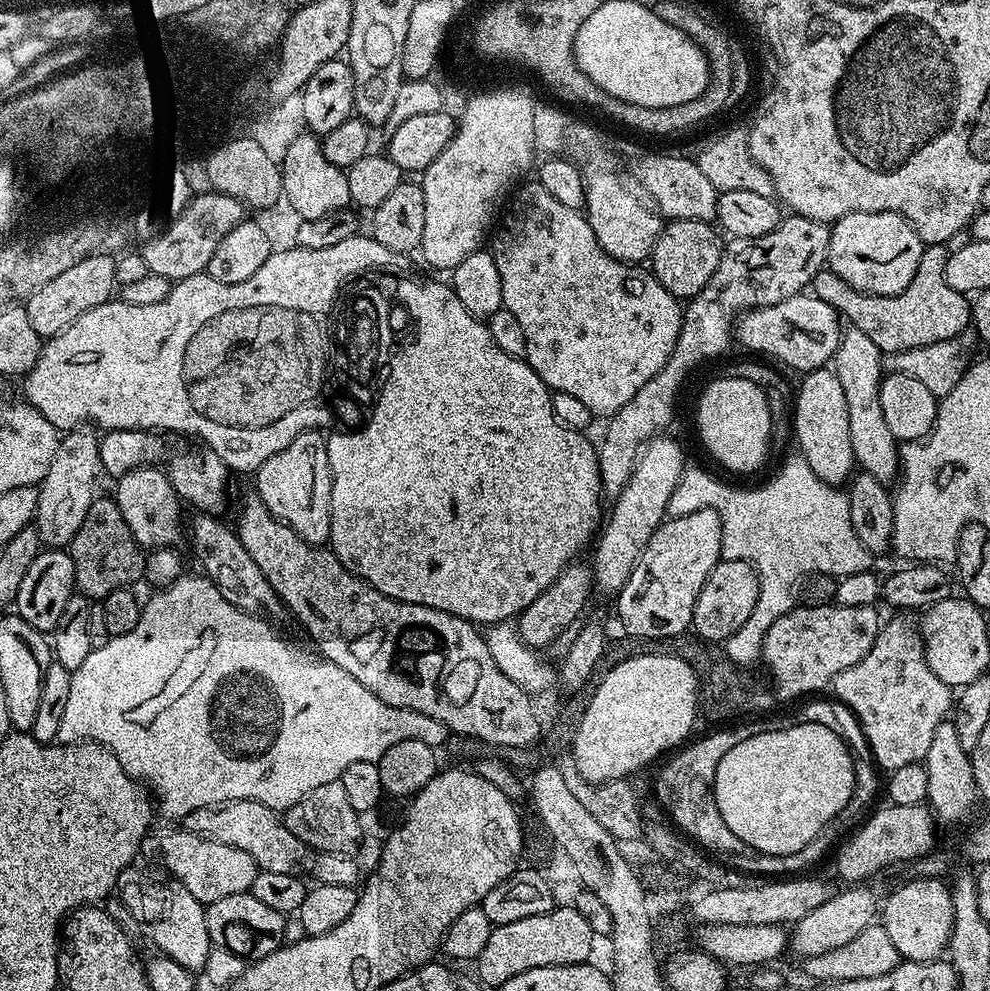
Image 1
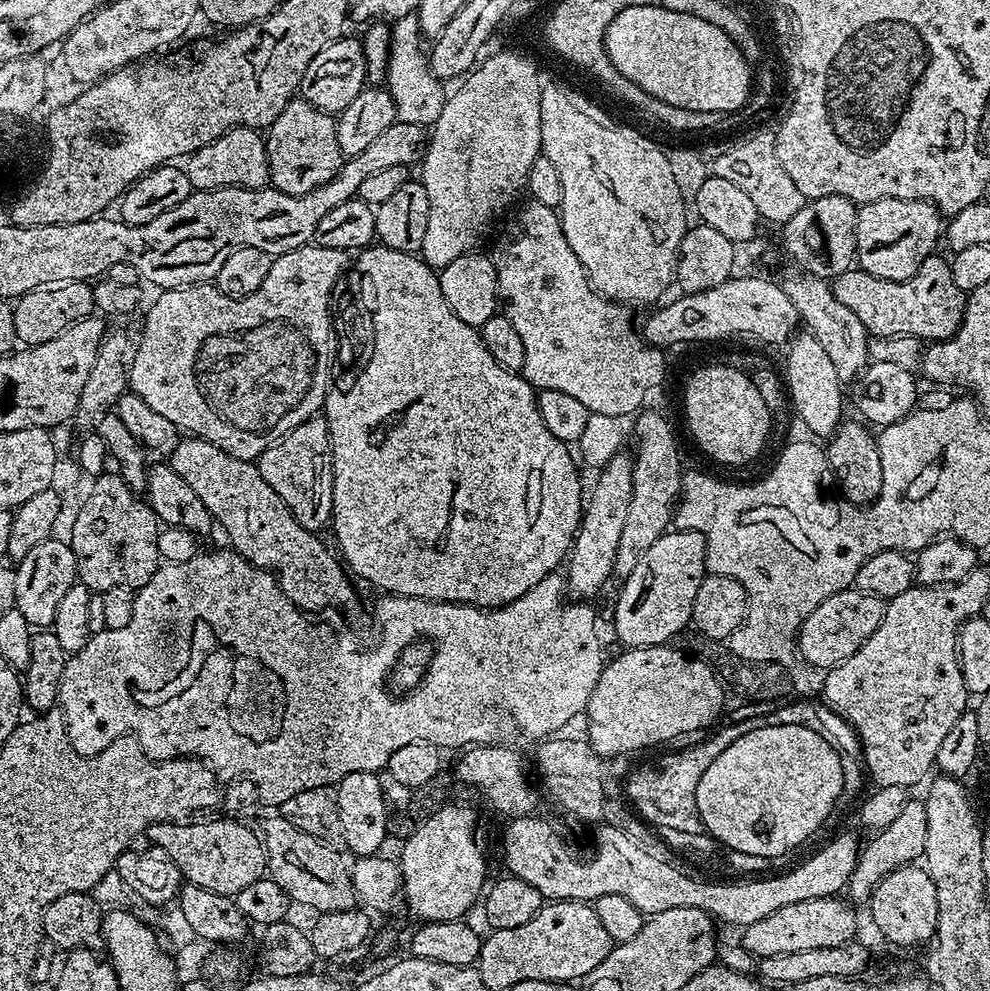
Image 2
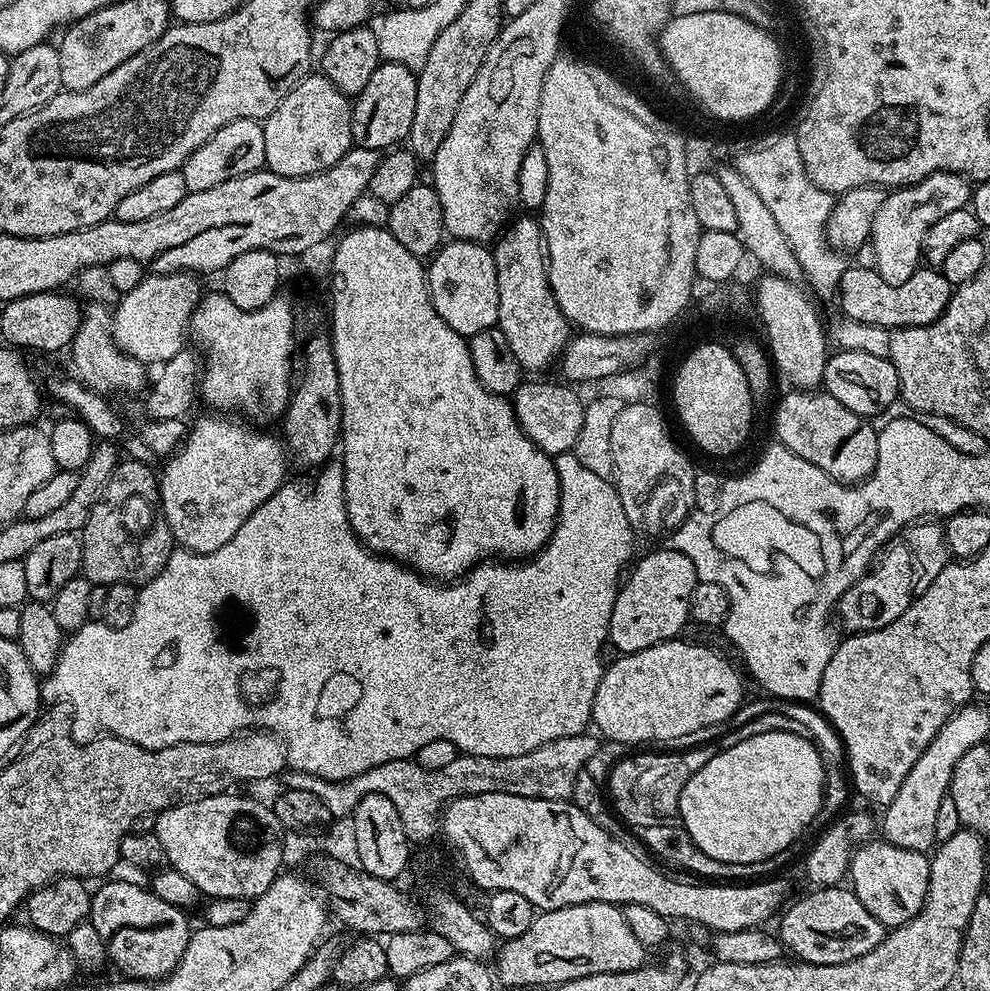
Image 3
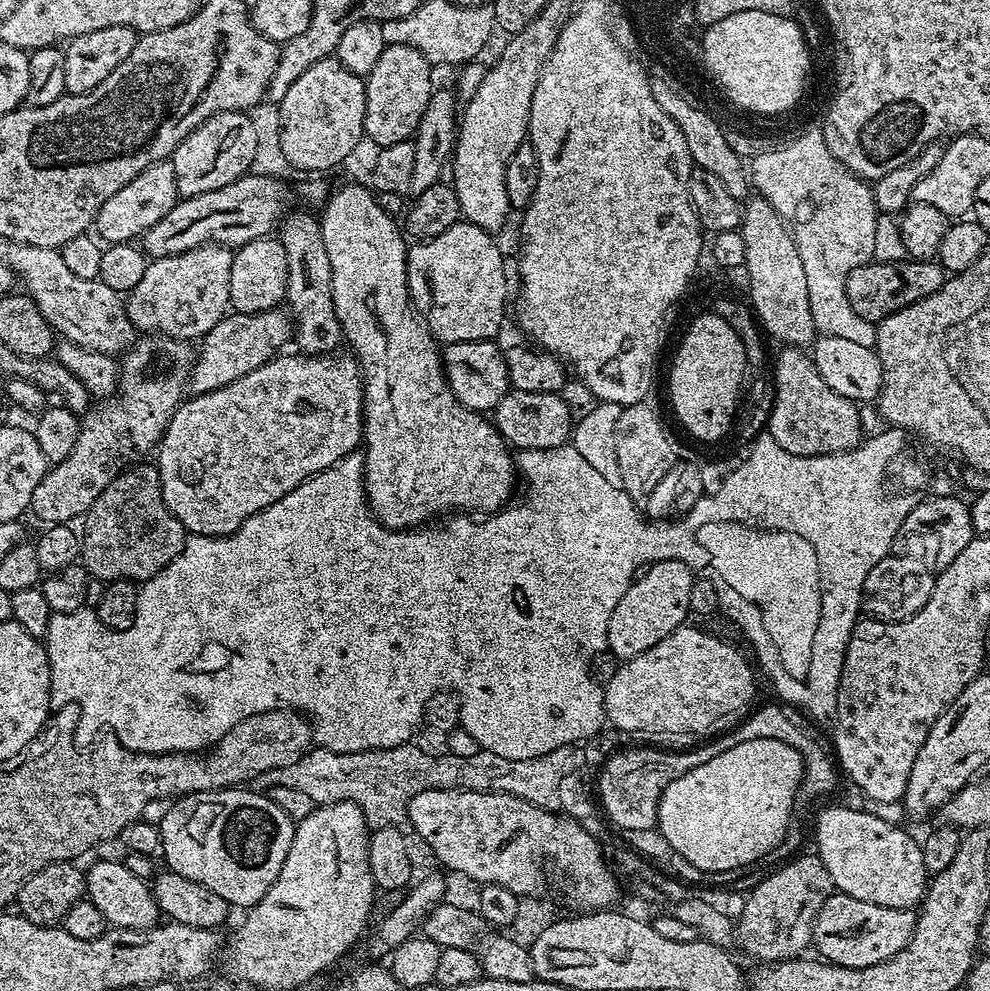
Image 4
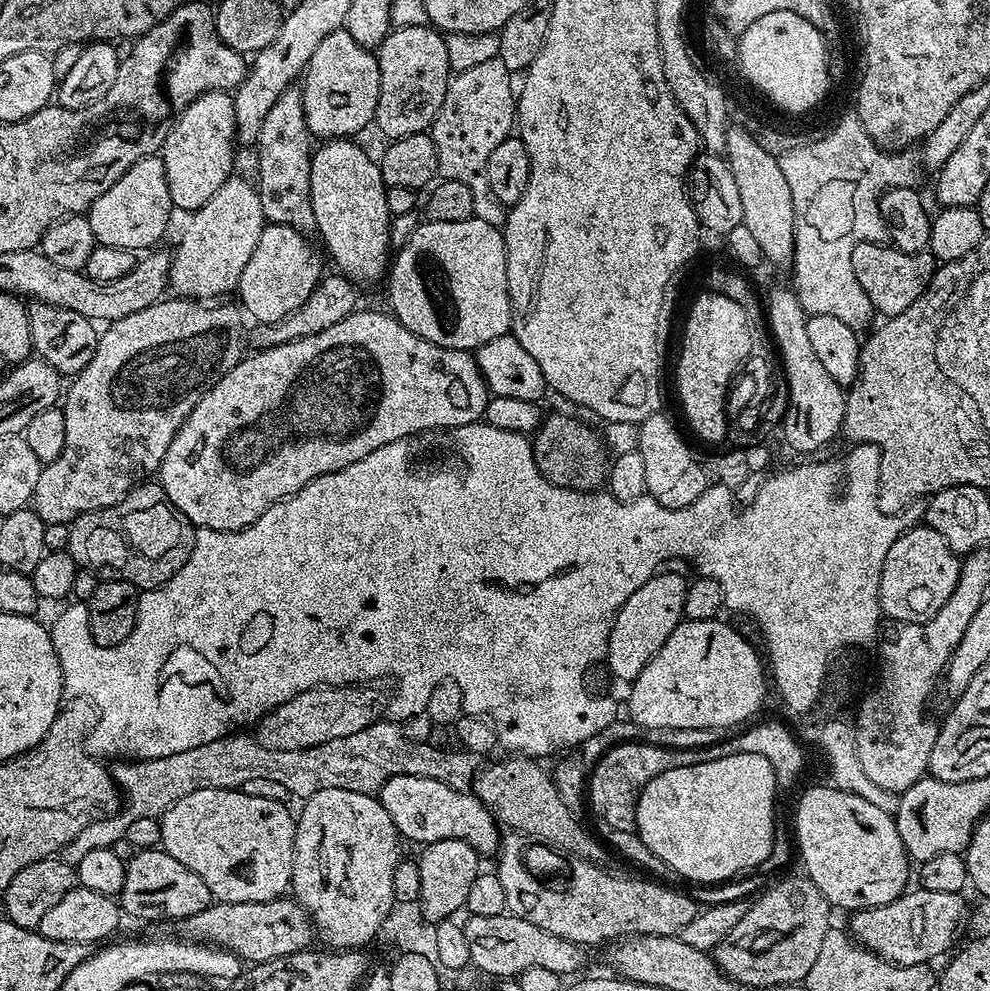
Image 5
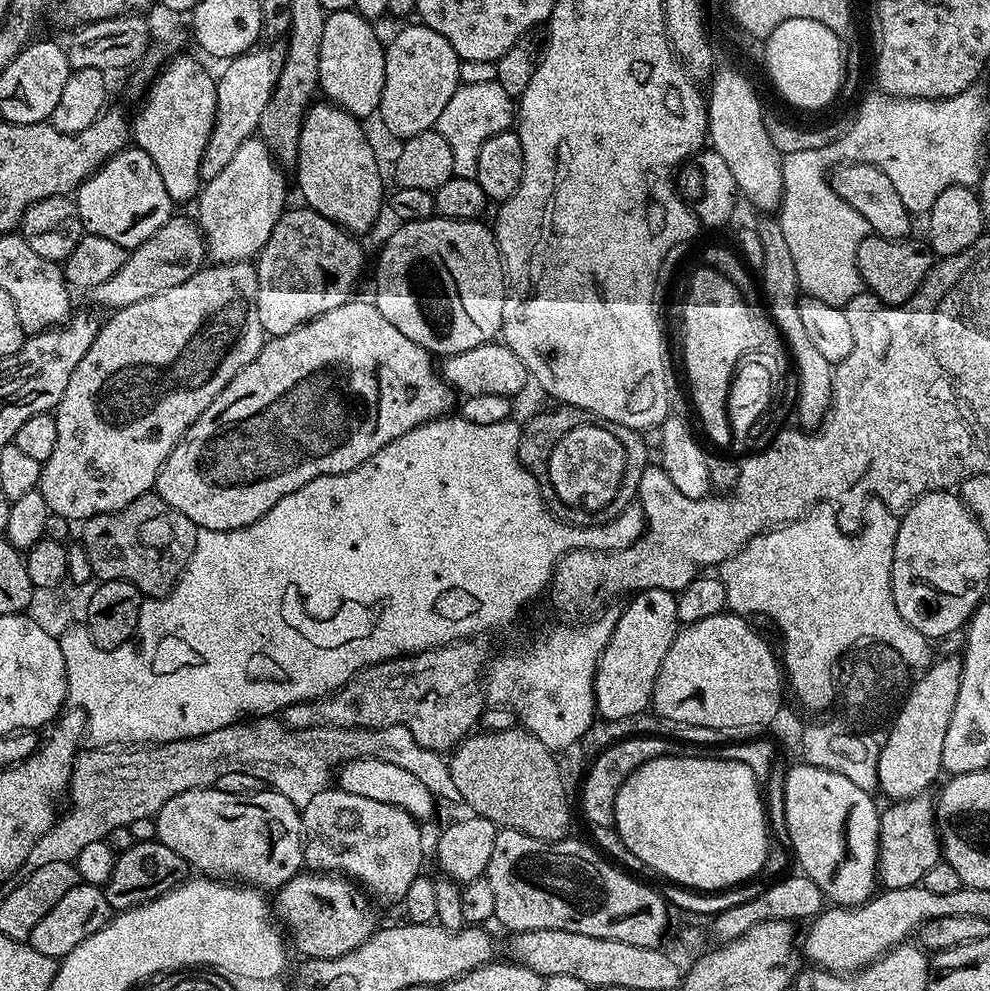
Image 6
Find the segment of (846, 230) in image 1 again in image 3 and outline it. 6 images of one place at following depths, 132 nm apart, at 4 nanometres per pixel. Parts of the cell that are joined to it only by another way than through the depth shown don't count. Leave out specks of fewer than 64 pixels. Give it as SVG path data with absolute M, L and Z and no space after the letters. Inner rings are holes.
M935 172L916 184L889 191L872 223L870 248L872 244L876 273L890 282L890 286L902 286L921 267L926 230L945 214L969 207L973 191L968 177L958 172Z

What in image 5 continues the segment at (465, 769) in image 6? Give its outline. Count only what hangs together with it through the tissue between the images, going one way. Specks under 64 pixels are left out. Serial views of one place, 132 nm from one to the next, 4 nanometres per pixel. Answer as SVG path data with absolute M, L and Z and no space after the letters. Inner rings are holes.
M508 756L508 759L496 762L490 766L485 765L473 780L472 792L483 802L488 809L492 811L497 821L510 828L511 831L530 837L531 839L545 843L554 847L557 851L562 851L571 857L584 859L593 864L605 865L610 857L609 851L605 845L597 838L592 836L591 832L579 821L577 813L567 809L565 802L558 795L556 784L551 778L551 773L539 765L539 761L531 757Z

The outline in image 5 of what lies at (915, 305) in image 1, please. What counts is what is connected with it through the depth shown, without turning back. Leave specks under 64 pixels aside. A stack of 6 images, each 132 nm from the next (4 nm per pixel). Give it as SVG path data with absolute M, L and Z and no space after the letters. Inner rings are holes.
M861 242L851 250L854 278L858 278L858 286L862 286L866 298L870 298L873 309L879 315L881 312L881 317L884 318L902 314L902 310L911 306L924 293L926 286L930 286L938 267L936 257L928 250L903 252L884 242Z

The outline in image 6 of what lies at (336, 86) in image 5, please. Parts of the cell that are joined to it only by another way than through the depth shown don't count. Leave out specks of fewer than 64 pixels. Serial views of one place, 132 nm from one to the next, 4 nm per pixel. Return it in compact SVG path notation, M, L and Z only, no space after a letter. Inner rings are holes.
M342 10L341 12L330 12L324 17L324 29L322 30L322 54L318 62L320 71L321 93L325 92L331 103L343 108L351 116L365 118L377 111L380 107L384 79L386 78L386 58L384 57L385 45L380 44L380 36L375 32L373 21L361 16L355 10Z

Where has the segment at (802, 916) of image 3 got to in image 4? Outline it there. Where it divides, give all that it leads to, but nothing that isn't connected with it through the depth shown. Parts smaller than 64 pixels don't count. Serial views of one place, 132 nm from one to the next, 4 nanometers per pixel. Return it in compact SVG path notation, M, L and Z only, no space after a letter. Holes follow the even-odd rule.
M833 891L826 898L822 910L818 910L816 921L812 924L812 944L827 963L843 968L865 968L878 962L886 962L912 941L916 929L917 913L911 908L883 908L874 906L874 902L862 902L862 898L850 898L844 892Z

